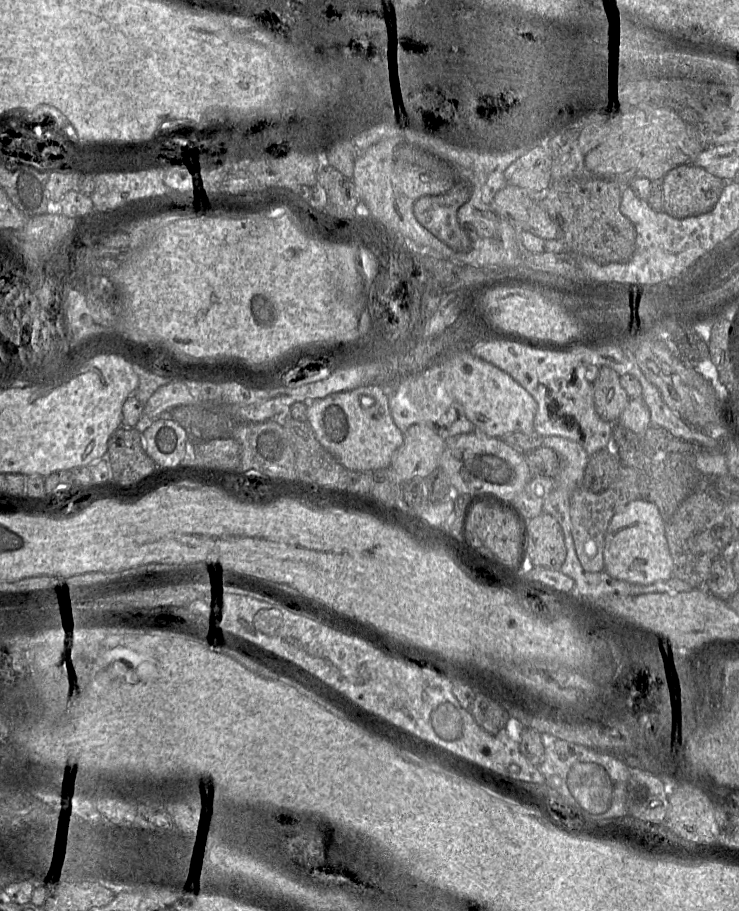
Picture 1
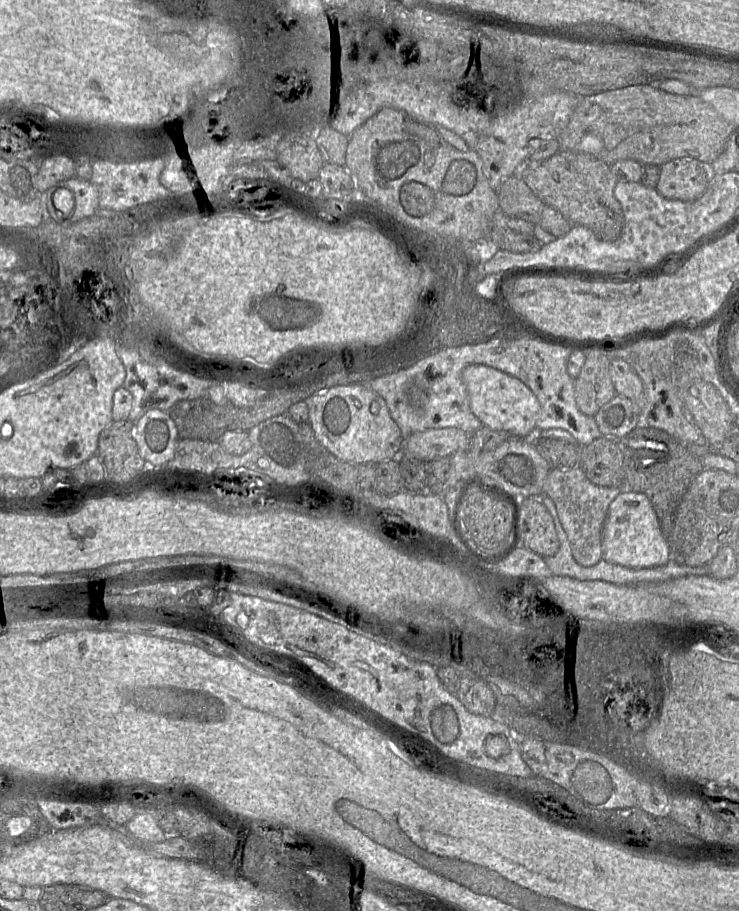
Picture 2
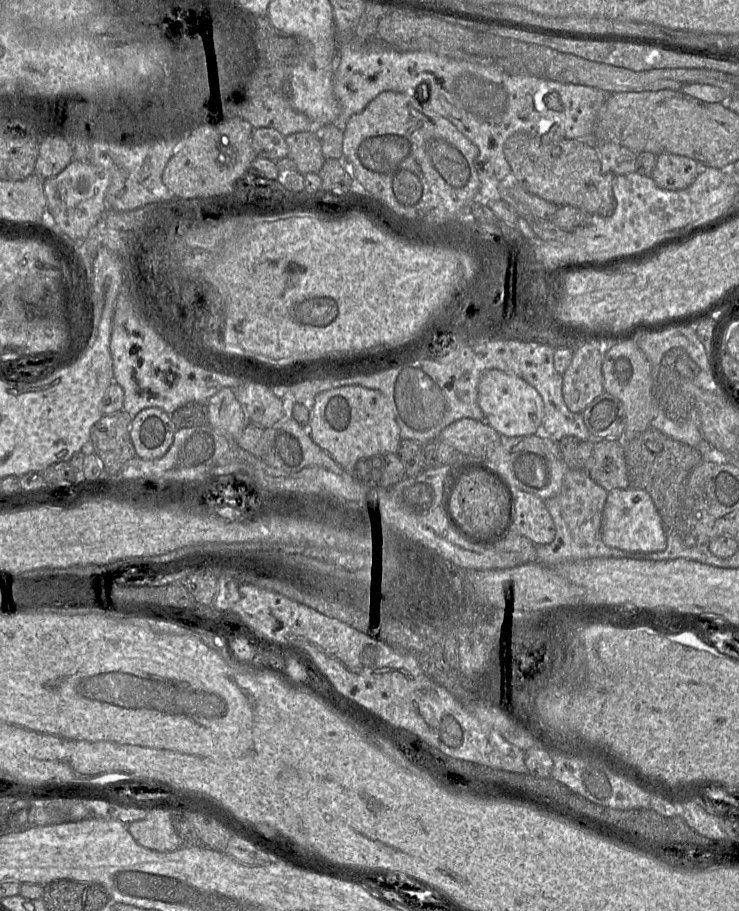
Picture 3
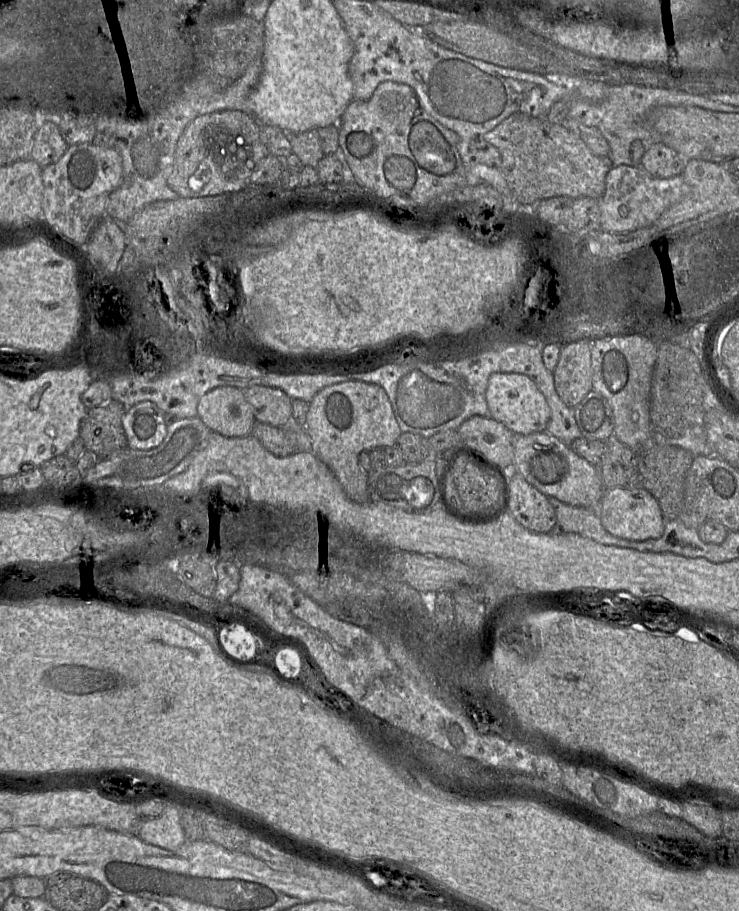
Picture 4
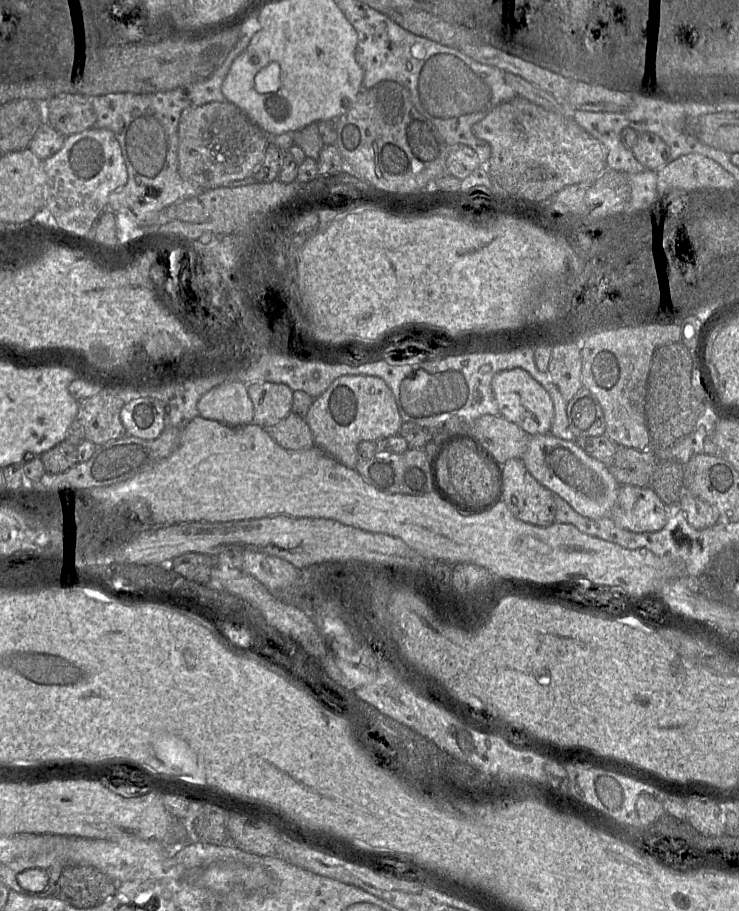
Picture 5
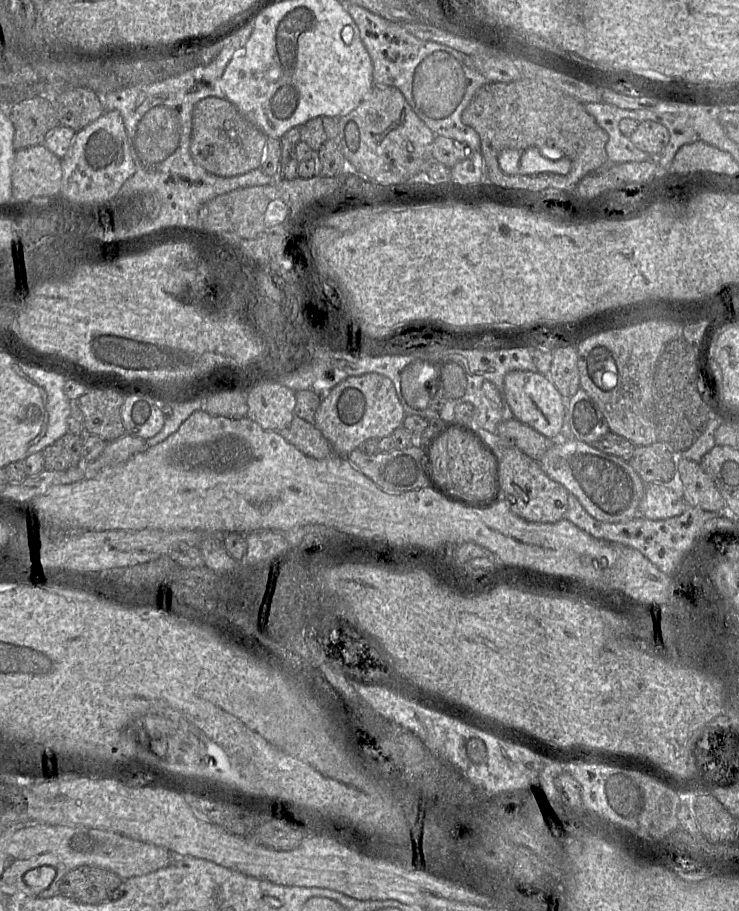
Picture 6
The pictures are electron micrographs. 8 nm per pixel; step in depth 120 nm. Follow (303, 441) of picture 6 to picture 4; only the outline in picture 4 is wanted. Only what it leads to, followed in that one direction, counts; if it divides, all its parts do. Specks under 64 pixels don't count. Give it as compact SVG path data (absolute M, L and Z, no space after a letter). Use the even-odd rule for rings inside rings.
M256 421L250 434L256 437L266 450L276 456L287 456L294 452L304 452L296 451L296 433L289 428L289 424L272 426Z

